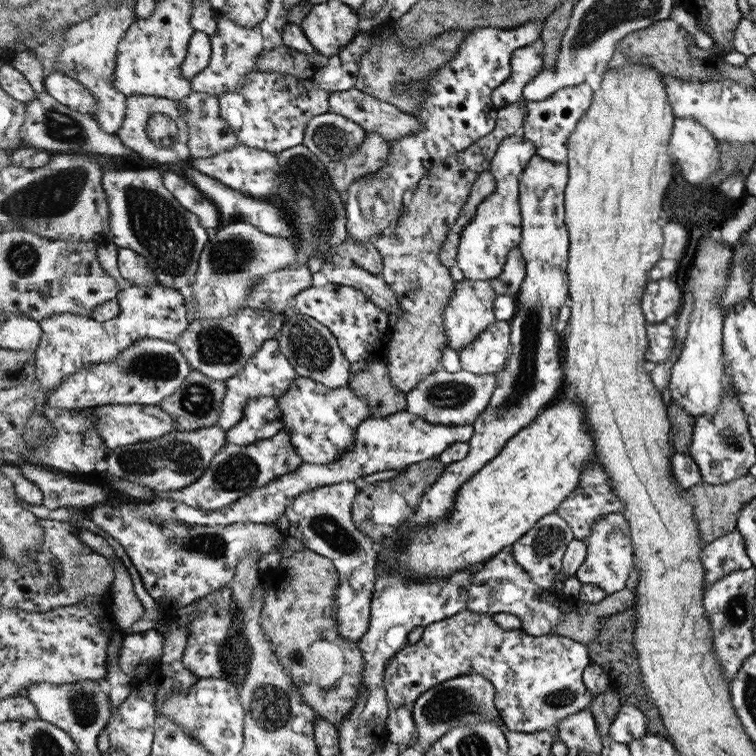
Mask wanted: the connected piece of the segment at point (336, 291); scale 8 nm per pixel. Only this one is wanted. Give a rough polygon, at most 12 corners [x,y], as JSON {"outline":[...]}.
{"outline":[[328,283],[288,314],[332,330],[362,371],[386,364],[393,320],[360,290]]}

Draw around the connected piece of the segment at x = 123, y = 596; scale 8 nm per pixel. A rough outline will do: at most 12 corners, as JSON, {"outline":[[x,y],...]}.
{"outline":[[116,558],[111,607],[121,628],[146,616],[128,568]]}

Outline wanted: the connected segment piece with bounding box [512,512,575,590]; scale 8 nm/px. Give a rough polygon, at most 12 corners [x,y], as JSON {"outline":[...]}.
{"outline":[[558,513],[512,545],[532,582],[548,590],[575,540]]}

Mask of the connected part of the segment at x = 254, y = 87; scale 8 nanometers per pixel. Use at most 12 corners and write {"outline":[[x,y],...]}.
{"outline":[[252,71],[220,97],[240,145],[303,144],[330,94],[312,78]]}

